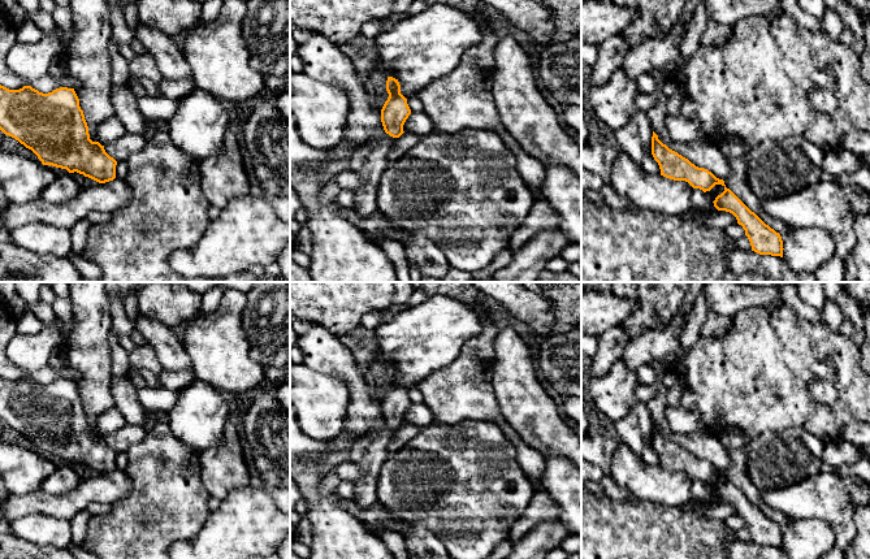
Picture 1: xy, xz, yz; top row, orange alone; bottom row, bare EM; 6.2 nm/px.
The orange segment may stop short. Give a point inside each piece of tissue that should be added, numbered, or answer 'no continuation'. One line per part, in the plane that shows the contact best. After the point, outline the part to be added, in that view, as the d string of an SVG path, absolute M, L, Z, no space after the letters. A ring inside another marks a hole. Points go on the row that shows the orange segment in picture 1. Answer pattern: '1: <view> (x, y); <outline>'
no continuation

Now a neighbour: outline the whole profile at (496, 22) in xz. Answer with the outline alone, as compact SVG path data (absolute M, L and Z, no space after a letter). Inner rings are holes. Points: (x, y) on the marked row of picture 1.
M493 13L488 21L488 26L495 32L502 34L502 30L507 26L507 21Z

